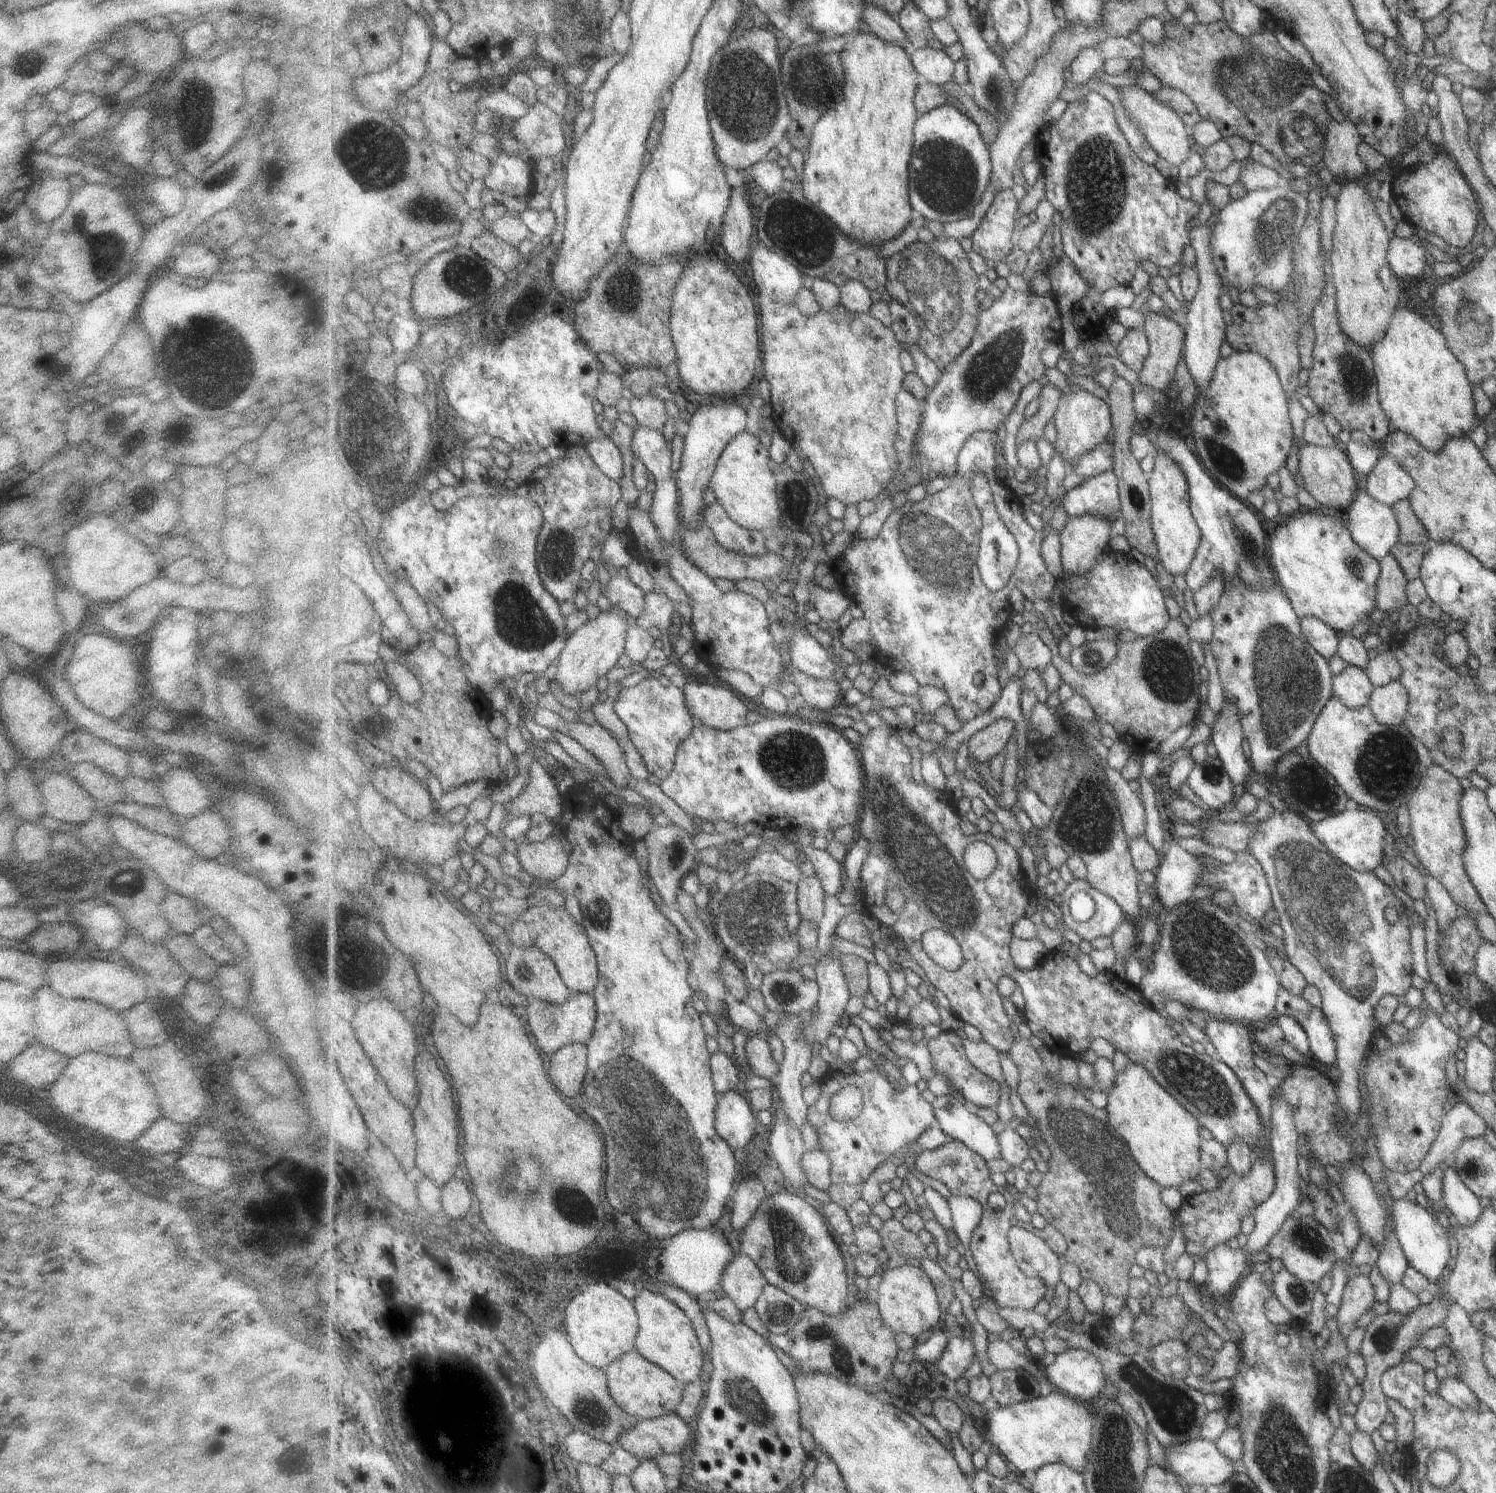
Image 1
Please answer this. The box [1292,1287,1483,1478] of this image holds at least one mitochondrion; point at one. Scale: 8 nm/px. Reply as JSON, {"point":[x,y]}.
{"point":[1389,1337]}

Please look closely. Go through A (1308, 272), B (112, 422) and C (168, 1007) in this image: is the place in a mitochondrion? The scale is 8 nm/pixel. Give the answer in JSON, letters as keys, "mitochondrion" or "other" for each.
{"A":"mitochondrion","B":"other","C":"other"}

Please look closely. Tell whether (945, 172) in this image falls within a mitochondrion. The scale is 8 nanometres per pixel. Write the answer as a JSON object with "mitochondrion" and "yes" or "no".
{"mitochondrion":"yes"}

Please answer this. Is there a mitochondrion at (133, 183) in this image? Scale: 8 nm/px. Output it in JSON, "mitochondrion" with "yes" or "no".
{"mitochondrion":"no"}

